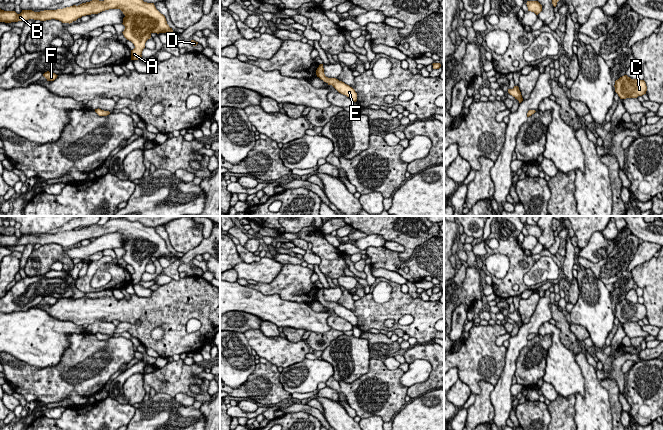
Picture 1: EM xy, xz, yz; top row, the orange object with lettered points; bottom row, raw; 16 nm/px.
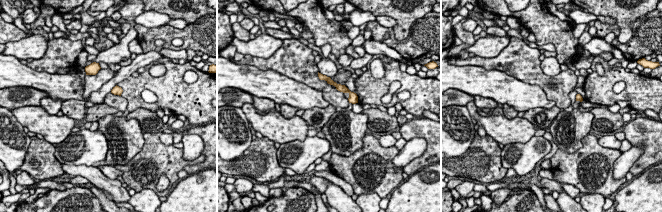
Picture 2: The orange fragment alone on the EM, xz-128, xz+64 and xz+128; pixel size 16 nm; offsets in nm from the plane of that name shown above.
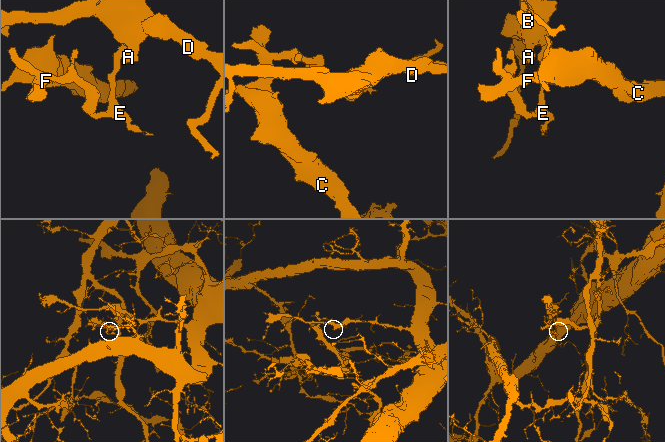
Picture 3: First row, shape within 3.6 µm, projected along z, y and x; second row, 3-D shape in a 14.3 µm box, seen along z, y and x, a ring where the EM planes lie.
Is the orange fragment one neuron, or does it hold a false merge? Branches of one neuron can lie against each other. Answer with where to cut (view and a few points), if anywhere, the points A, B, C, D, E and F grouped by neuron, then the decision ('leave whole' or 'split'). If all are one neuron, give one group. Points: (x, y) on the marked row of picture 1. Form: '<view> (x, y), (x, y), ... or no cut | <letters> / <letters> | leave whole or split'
xz (330, 78), (327, 82) | A B D E / C F | split

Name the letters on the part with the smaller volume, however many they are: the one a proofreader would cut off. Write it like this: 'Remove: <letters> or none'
Remove: C, F

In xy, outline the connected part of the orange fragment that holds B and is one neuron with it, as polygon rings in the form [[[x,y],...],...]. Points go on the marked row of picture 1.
[[[92,0],[78,6],[73,5],[57,10],[40,12],[22,10],[20,14],[15,11],[0,9],[0,22],[11,23],[29,19],[40,21],[55,19],[70,24],[82,16],[98,14],[109,9],[120,9],[125,15],[122,23],[125,29],[122,33],[135,46],[131,50],[131,60],[138,60],[142,57],[141,54],[145,48],[145,43],[151,38],[152,33],[173,32],[172,28],[167,24],[165,16],[156,9],[154,3],[147,3],[143,0]]]

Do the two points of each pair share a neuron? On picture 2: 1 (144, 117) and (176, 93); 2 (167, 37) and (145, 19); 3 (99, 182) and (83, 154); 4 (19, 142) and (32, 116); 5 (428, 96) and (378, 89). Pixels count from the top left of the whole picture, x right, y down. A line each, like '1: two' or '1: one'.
1: two
2: two
3: two
4: two
5: one

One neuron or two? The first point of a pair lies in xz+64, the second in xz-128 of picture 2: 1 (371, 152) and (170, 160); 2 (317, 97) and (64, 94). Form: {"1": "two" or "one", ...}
{"1": "one", "2": "one"}

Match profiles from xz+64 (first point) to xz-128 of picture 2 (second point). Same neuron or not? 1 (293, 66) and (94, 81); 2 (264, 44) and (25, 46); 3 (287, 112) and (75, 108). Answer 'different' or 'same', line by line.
1: different
2: same
3: same

